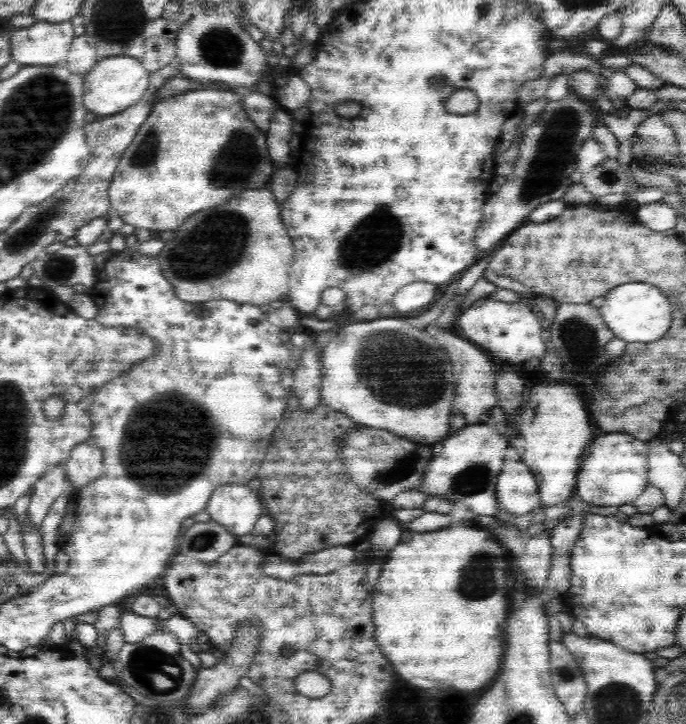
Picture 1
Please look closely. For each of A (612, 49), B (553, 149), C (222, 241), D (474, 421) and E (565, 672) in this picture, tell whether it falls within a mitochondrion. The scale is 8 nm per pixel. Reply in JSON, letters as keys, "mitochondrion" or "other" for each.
{"A":"other","B":"mitochondrion","C":"mitochondrion","D":"other","E":"mitochondrion"}

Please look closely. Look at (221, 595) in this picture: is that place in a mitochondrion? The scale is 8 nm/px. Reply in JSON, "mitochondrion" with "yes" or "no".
{"mitochondrion":"no"}

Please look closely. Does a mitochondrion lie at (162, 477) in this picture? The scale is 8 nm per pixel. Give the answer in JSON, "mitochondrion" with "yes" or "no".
{"mitochondrion":"yes"}

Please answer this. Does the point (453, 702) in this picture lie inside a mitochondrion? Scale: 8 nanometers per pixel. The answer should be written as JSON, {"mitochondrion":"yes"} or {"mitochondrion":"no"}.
{"mitochondrion":"no"}

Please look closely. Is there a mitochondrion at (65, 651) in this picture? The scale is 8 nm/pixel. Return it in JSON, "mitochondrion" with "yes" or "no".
{"mitochondrion":"no"}

